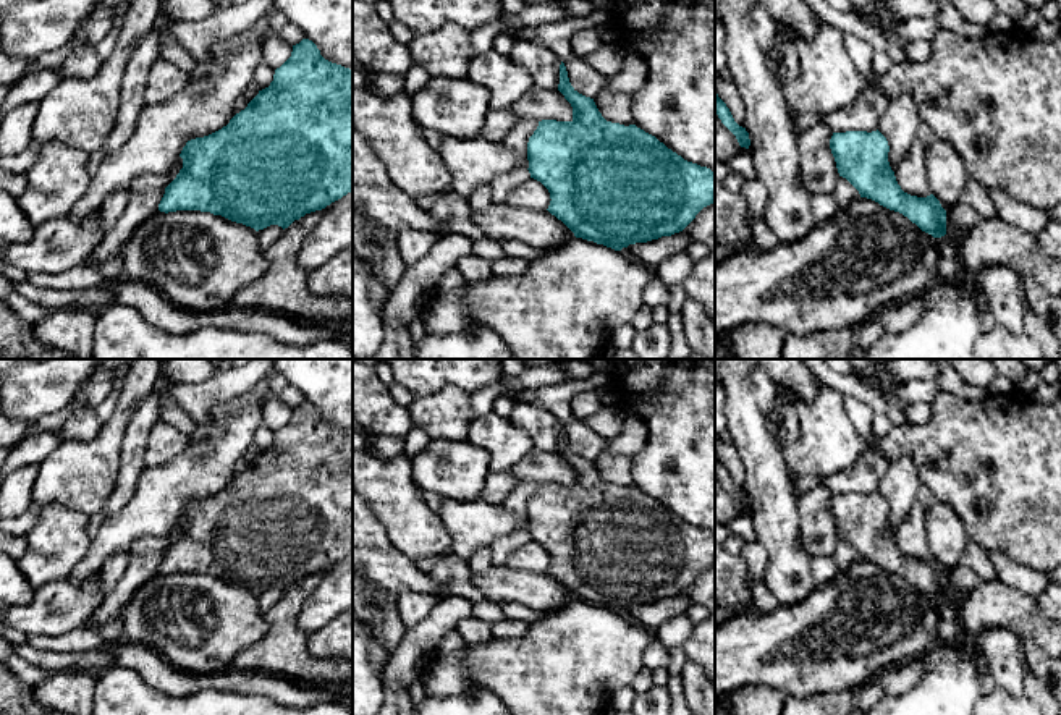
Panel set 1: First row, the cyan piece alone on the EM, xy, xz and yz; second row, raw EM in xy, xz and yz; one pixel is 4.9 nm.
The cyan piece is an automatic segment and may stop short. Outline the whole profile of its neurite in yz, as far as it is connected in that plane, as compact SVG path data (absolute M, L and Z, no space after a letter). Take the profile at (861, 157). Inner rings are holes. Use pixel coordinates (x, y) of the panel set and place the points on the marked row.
M877 129L833 133L830 149L839 176L860 194L899 212L933 238L949 236L957 246L957 259L966 280L975 280L990 267L1006 267L1021 278L1032 277L1050 294L1061 294L1061 260L1043 252L1035 235L1000 217L979 218L967 231L946 226L946 210L930 194L917 197L904 192L888 162L890 146Z

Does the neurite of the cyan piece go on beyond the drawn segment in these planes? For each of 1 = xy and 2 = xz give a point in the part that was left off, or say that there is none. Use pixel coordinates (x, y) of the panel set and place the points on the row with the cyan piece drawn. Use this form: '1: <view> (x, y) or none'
1: none
2: none

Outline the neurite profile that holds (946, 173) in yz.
M936 138L925 150L925 167L930 192L948 212L961 202L967 178L964 160L949 142Z

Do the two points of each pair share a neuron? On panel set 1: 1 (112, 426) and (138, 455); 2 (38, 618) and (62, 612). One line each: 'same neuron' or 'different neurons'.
1: different neurons
2: same neuron

